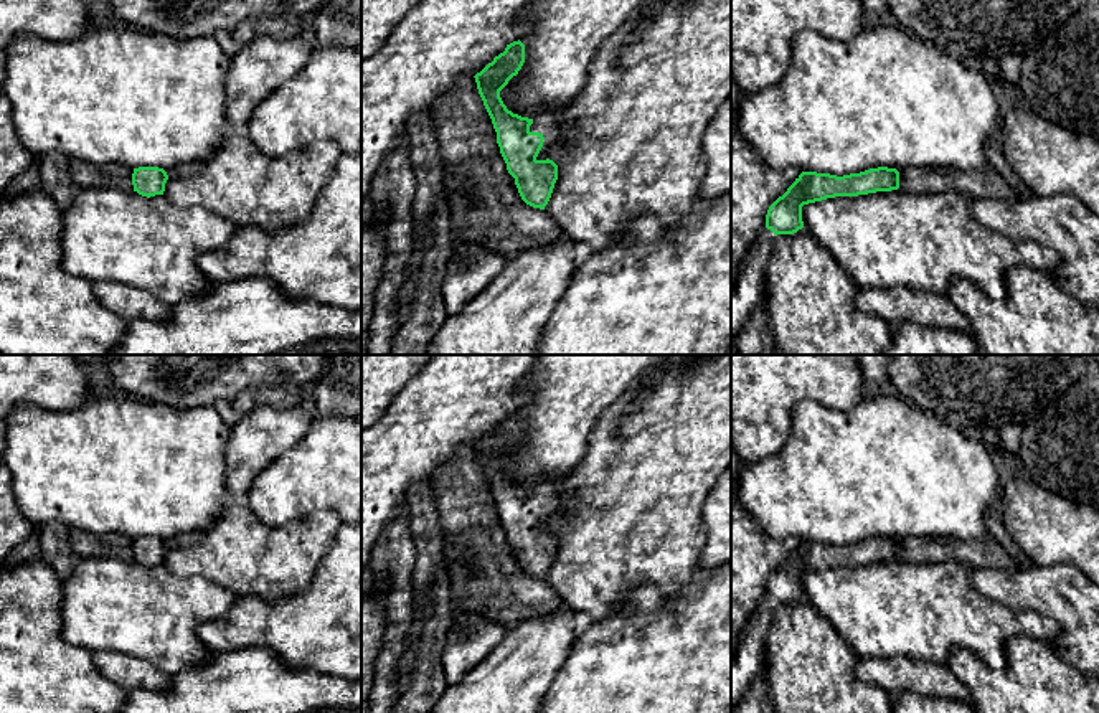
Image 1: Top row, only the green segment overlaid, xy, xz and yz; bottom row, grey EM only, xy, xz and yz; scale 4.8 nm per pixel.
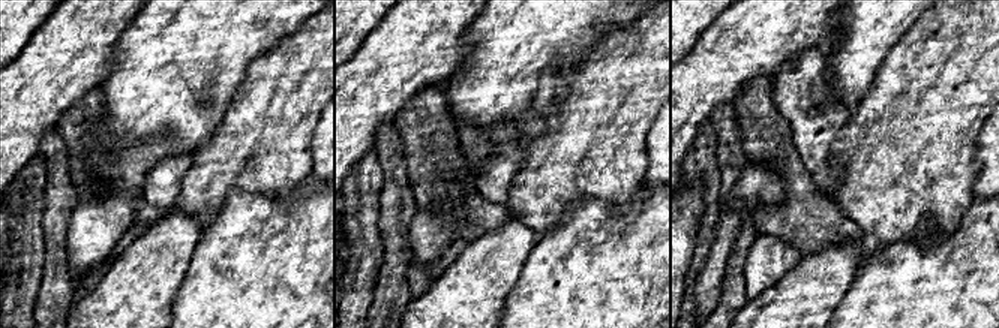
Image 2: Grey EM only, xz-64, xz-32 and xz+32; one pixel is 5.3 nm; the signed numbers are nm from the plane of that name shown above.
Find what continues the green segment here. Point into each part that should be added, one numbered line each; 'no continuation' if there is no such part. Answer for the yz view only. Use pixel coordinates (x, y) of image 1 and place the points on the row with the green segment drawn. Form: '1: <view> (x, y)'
1: yz (748, 291)

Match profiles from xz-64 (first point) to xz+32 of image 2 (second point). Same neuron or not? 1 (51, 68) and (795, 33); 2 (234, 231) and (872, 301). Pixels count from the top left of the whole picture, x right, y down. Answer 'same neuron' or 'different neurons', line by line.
1: same neuron
2: same neuron

